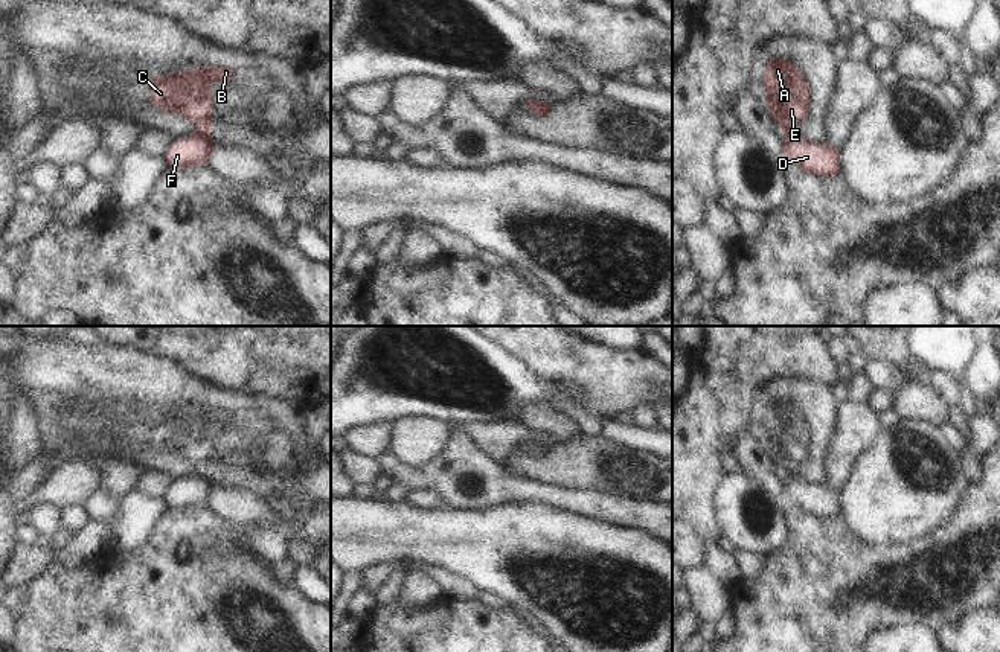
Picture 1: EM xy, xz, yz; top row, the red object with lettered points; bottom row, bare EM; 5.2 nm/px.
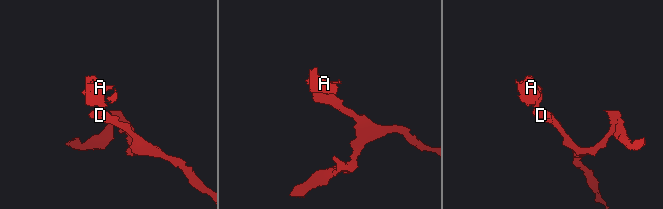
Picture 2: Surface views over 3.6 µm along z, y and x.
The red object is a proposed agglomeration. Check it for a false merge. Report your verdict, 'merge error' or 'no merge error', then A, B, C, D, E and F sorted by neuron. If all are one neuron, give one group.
merge error | A B C E / D F

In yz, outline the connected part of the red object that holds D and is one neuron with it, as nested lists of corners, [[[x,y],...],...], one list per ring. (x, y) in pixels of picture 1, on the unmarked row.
[[[788,474],[782,480],[784,503],[794,504],[805,513],[814,516],[840,516],[841,491],[831,486],[811,486],[800,477]]]

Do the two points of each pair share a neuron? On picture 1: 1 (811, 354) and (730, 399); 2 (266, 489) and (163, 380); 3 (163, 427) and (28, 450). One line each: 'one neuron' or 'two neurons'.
1: one neuron
2: one neuron
3: two neurons

